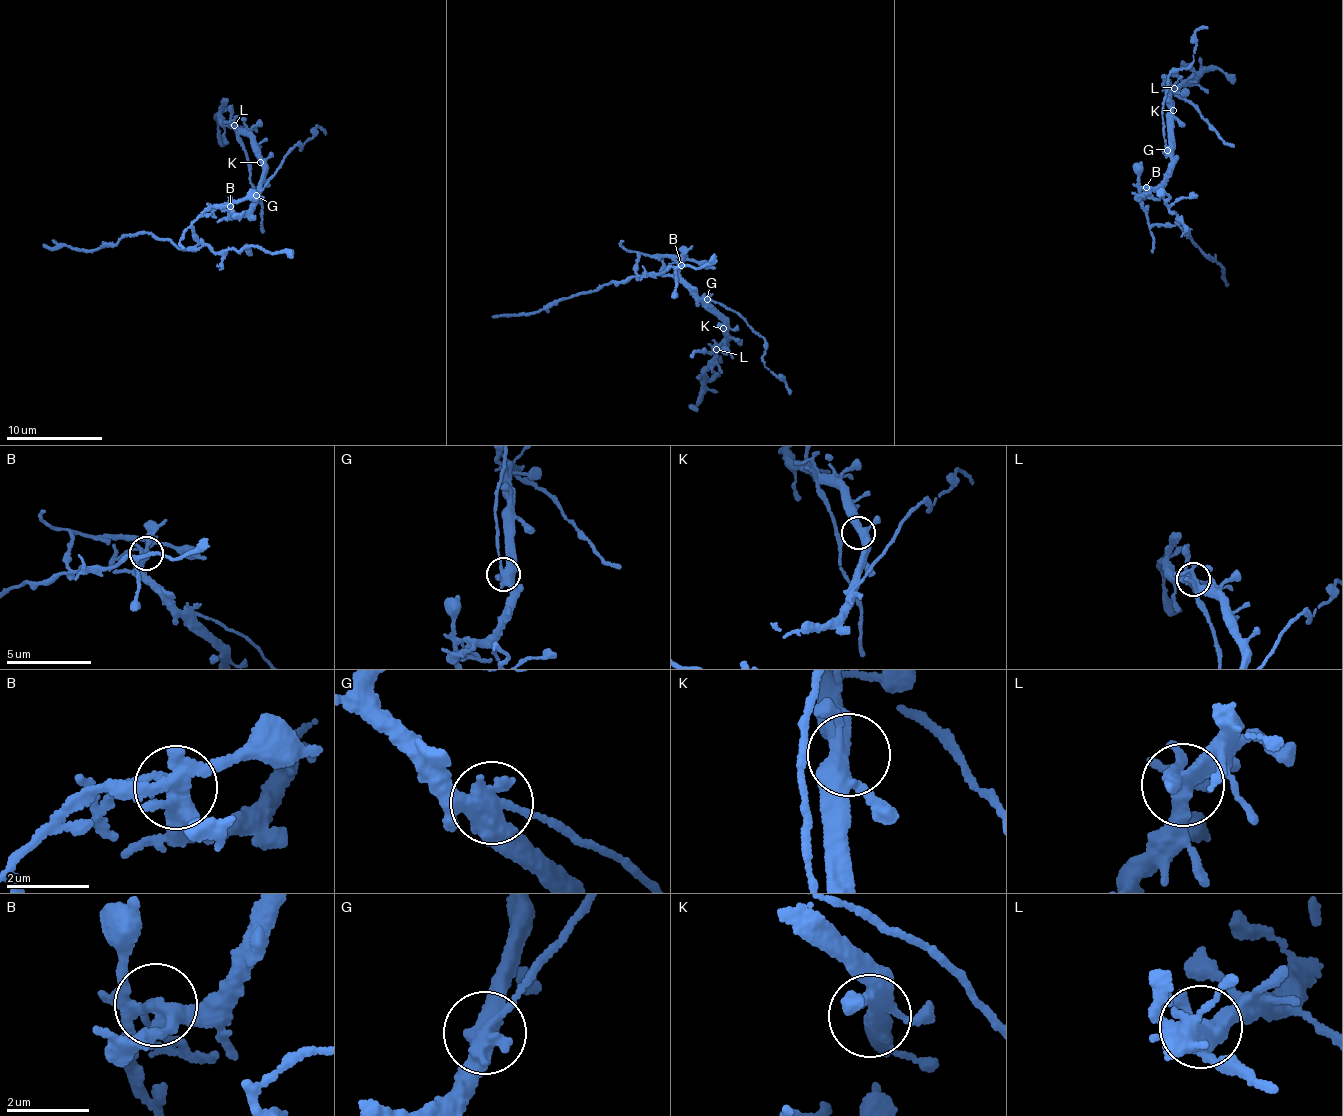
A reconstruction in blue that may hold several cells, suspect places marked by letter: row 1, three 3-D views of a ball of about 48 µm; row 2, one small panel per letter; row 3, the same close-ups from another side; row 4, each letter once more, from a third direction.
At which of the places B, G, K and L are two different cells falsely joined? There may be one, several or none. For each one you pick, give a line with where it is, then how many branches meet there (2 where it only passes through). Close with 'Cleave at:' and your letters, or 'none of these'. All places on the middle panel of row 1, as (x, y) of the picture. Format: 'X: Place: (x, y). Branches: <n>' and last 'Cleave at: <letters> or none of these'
B: Place: (681, 265). Branches: 6
G: Place: (707, 299). Branches: 3
Cleave at: B, G

